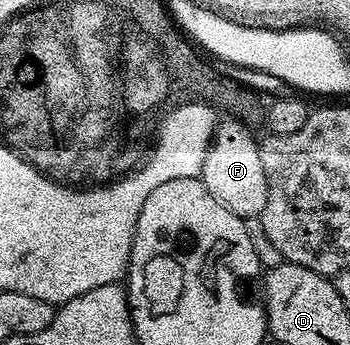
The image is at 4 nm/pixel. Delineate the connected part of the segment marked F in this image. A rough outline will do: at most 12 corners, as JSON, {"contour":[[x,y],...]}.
{"contour":[[220,123],[203,184],[233,214],[260,216],[260,141]]}

